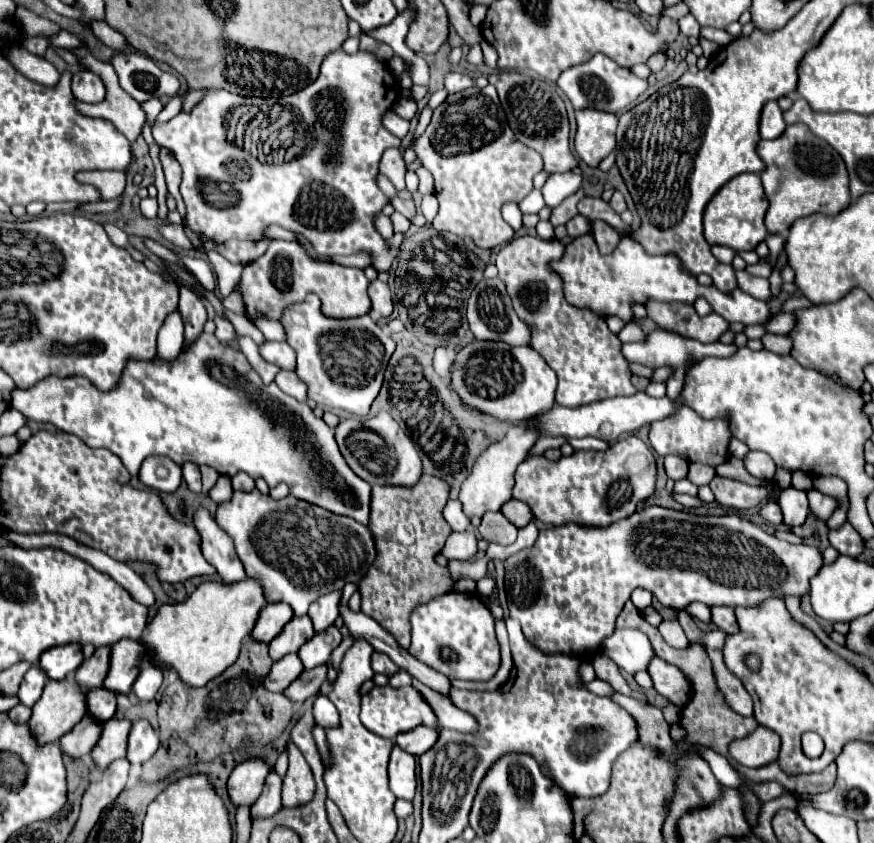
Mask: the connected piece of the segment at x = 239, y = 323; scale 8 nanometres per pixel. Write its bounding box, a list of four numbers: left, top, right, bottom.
[224,311,264,343]

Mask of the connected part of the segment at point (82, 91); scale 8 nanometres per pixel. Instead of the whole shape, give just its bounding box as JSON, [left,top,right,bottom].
[72,69,106,103]

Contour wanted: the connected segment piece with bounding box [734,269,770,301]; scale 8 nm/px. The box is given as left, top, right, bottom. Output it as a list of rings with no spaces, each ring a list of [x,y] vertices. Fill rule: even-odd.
[[[746,269],[734,271],[734,273],[736,273],[738,287],[740,287],[742,291],[746,291],[746,293],[750,293],[752,297],[762,299],[762,301],[768,301],[768,299],[770,299],[770,283],[768,283],[768,279],[754,277],[754,275],[750,275]]]

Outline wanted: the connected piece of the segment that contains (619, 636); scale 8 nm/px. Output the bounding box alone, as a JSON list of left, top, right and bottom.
[602,629,654,675]

